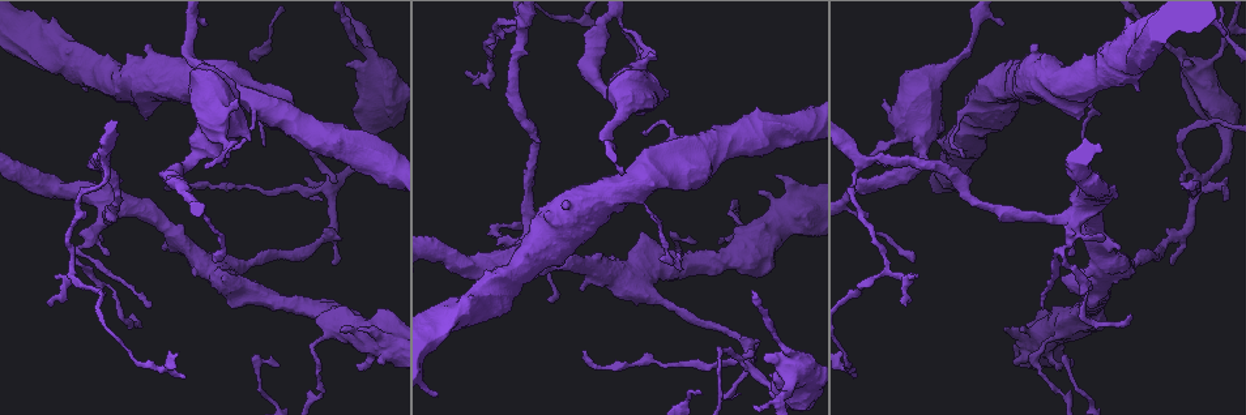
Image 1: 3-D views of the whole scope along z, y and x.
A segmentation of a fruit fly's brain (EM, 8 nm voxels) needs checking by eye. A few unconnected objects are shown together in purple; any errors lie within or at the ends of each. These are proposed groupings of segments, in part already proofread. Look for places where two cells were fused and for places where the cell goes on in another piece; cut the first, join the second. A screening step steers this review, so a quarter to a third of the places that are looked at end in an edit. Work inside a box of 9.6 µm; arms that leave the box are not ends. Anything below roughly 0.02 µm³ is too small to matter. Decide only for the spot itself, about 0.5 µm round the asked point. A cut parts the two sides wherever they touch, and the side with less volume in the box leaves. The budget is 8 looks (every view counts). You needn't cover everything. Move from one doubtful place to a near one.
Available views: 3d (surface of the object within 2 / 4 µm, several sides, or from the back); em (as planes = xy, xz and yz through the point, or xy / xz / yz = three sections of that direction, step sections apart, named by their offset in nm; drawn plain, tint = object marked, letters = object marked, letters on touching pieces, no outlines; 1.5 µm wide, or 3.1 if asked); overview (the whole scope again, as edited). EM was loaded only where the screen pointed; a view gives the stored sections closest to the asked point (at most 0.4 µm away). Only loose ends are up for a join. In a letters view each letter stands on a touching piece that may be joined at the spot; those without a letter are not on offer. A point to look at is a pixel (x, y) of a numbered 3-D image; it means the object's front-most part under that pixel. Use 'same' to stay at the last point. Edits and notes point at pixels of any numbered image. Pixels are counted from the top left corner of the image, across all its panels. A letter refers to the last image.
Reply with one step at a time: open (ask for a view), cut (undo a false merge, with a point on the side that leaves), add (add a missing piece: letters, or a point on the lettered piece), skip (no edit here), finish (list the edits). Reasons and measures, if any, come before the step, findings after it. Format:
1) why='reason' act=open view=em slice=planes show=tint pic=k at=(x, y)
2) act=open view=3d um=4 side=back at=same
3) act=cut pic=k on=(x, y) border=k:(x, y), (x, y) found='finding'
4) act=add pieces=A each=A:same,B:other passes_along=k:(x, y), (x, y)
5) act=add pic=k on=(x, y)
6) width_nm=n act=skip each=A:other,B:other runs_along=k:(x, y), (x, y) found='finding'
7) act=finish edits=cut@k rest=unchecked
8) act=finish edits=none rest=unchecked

why='calibre changes' act=open view=3d um=4 side=back pic=1 at=(224, 145)

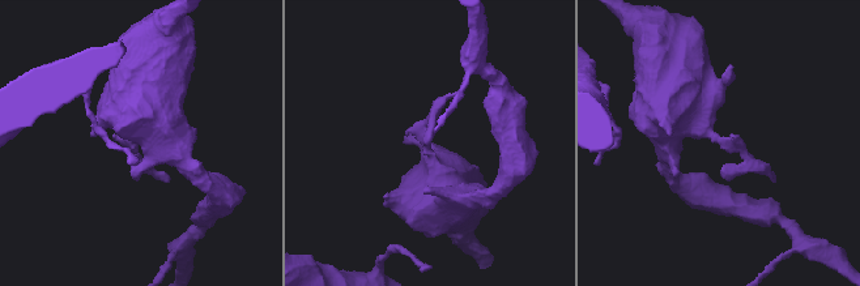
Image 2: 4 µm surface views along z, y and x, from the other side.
act=open view=em slice=planes show=tint pic=2 at=(128, 141)

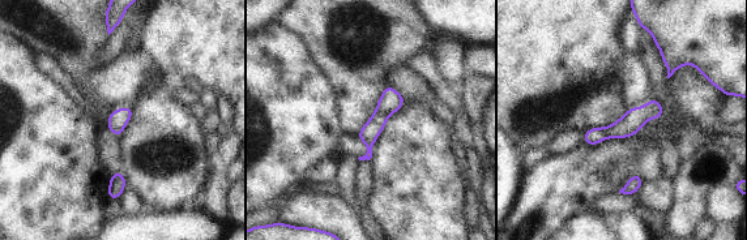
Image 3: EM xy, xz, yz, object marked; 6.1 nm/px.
why='see the neighbours' act=open view=em slice=planes show=letters at=same

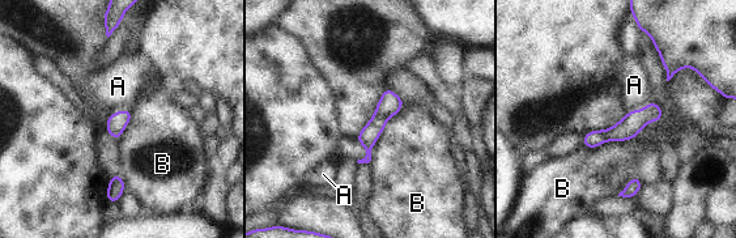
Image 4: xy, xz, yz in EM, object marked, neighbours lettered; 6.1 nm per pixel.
act=skip each=A:other,B:other border=4:(663, 110), (630, 139), (583, 145) found='one cell here'

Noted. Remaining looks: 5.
act=open view=em slice=planes show=letters pic=1 at=(148, 118)

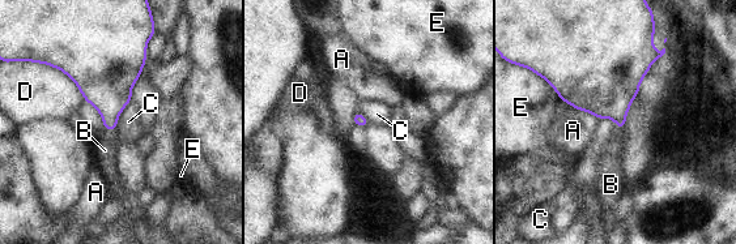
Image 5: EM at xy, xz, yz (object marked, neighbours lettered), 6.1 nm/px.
act=add pieces=B each=A:other,B:same,C:other,D:other,E:other found='the cell continues'

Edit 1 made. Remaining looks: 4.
why='free end' act=open view=em slice=yz step=8 show=letters pic=1 at=(342, 331)

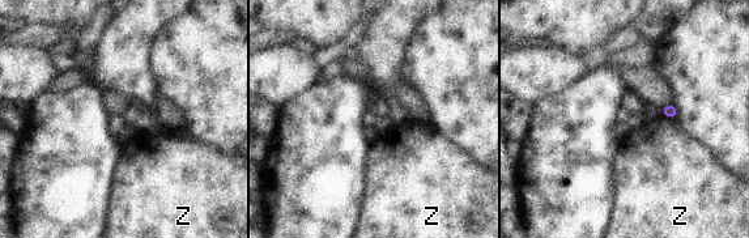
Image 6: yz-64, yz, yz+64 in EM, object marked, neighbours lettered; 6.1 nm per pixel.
why='another direction' act=open view=em slice=planes show=letters at=same

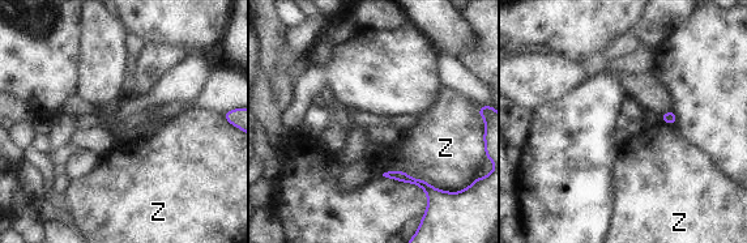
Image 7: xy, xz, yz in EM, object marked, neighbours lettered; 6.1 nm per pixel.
act=skip each=Z:other border=7:(381, 174), (448, 191), (477, 178) found='no lettered piece goes on from it'

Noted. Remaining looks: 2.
act=finish edits=add@5 rest=unchecked

